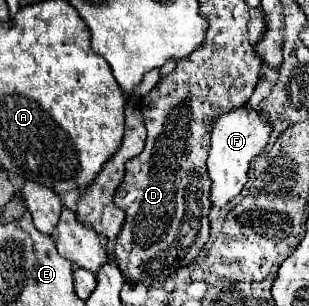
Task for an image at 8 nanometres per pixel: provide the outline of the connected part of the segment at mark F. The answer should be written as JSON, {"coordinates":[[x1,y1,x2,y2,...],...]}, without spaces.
{"coordinates":[[239,107,233,109,217,119,211,131,211,149,207,157,207,173,211,177,211,195,209,201,213,207,223,209,235,195,241,193,241,189,247,183,247,171,249,161,263,151,267,145,267,139,271,135,271,127,267,121,263,121,257,111]]}

